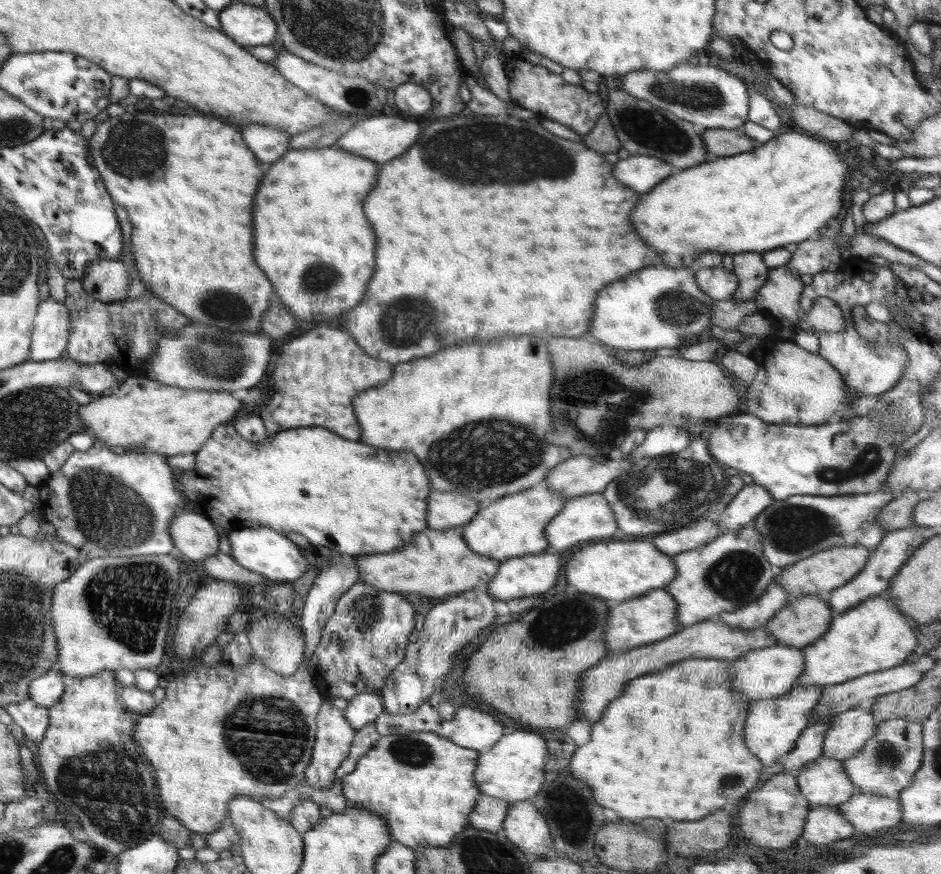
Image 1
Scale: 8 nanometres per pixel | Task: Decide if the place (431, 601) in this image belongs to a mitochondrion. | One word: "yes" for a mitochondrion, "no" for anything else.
no

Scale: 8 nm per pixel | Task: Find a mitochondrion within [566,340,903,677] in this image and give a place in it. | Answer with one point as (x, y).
(678, 488)

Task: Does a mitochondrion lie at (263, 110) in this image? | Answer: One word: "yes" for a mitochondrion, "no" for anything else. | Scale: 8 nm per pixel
no

